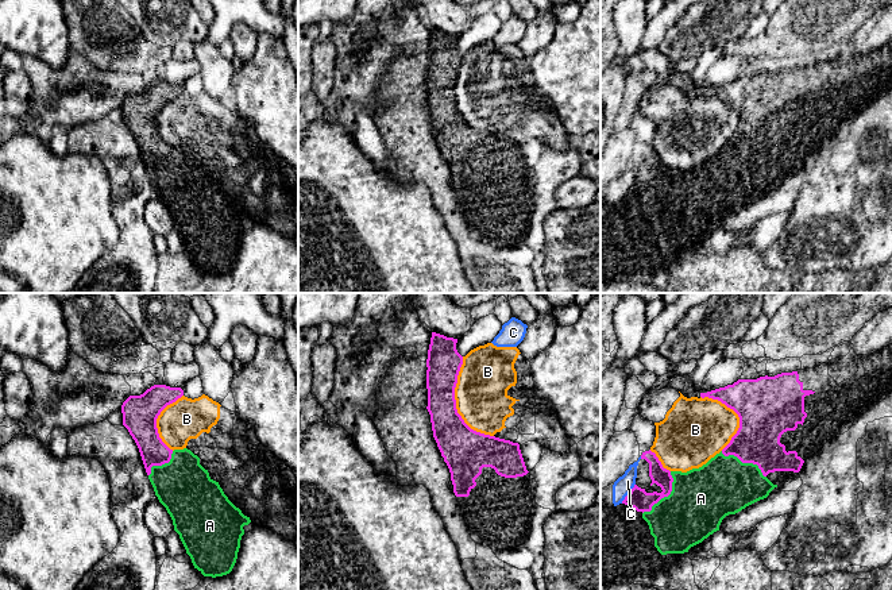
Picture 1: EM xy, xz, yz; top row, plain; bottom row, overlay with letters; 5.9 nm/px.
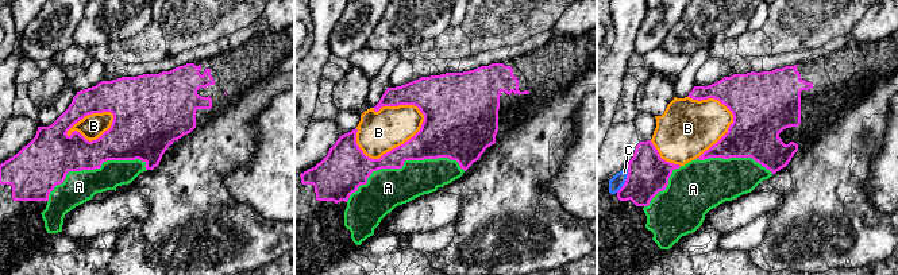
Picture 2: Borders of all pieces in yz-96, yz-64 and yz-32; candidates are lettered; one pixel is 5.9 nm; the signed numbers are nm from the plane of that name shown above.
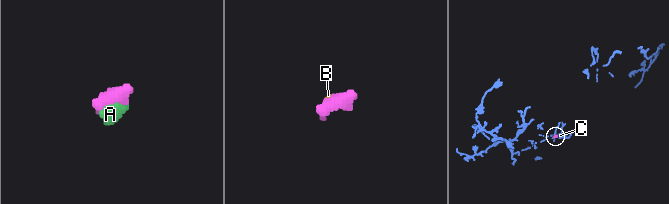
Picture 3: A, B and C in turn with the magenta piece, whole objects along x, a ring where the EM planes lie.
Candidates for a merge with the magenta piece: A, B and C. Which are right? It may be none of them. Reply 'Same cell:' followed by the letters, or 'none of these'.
Same cell: A

